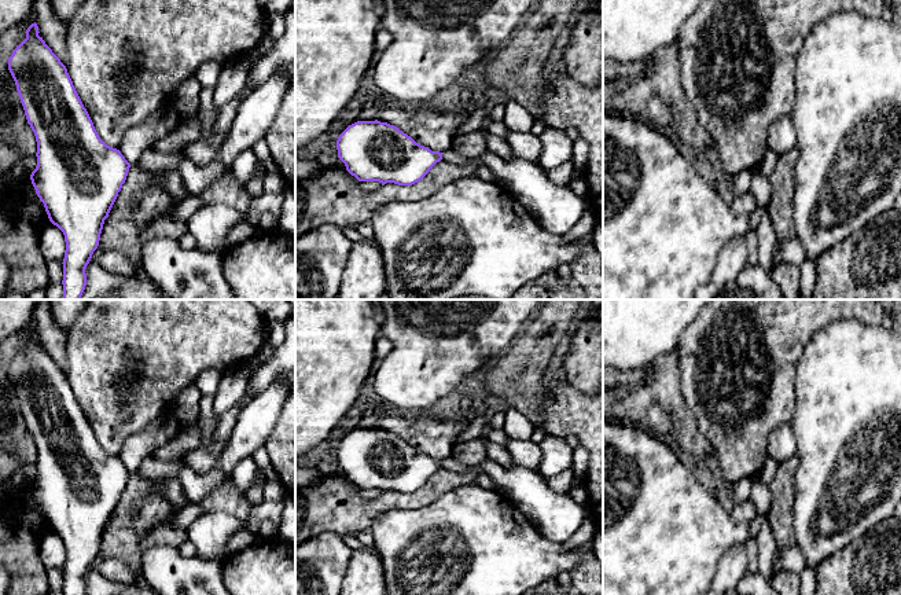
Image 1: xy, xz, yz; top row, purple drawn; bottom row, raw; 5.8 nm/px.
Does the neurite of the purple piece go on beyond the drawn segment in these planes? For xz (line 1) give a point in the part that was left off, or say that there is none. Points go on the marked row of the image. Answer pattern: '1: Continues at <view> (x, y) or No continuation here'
1: Continues at xz (556, 208)

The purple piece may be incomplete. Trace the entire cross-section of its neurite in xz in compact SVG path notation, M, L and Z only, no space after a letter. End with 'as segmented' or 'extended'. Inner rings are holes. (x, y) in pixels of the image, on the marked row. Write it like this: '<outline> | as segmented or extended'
M357 121L337 140L338 158L358 181L412 186L420 181L441 159L455 165L485 164L508 187L515 198L551 234L564 235L578 223L586 199L569 186L552 183L538 164L503 159L486 151L468 159L453 150L440 153L420 146L387 122Z | extended

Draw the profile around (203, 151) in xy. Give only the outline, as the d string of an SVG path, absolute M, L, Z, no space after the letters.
M246 87L225 106L217 110L214 135L212 139L201 139L181 150L181 154L198 166L206 166L214 161L217 151L223 146L228 131L238 114L242 102L251 93Z

